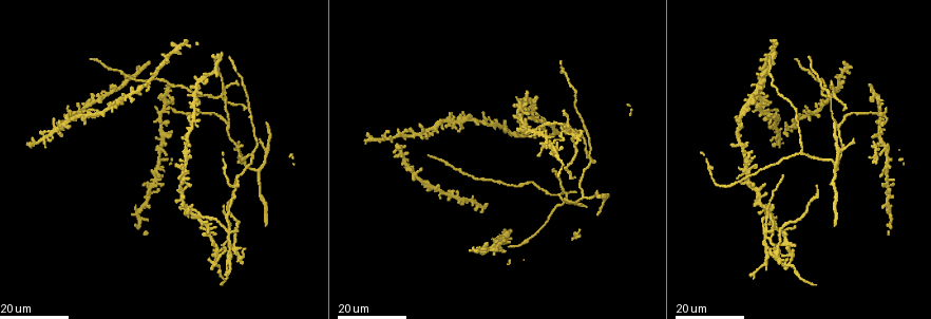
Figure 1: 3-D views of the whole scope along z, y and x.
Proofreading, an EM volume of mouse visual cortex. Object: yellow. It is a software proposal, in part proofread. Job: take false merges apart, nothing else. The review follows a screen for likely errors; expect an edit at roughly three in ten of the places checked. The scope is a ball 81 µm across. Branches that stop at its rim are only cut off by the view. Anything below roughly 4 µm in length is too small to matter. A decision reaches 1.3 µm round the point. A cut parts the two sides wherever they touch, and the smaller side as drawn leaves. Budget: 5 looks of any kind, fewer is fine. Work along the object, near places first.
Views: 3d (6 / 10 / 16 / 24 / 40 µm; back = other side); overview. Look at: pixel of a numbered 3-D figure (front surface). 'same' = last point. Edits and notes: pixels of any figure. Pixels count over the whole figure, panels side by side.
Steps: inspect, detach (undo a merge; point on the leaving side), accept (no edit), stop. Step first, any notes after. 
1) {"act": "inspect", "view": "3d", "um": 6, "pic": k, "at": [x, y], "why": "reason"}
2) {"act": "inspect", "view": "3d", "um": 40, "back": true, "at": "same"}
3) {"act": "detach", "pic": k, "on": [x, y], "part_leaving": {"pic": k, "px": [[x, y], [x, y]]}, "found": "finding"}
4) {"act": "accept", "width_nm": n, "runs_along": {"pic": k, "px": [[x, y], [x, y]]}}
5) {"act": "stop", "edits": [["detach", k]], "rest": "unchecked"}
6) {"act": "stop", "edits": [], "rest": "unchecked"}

{"act": "inspect", "view": "3d", "um": 24, "pic": 1, "at": [800, 154], "why": "arms part here"}

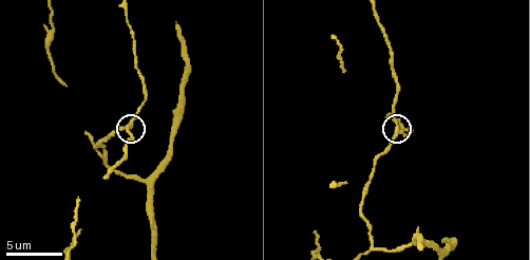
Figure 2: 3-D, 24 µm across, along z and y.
{"act": "inspect", "view": "3d", "um": 6, "pic": 2, "at": [395, 129]}

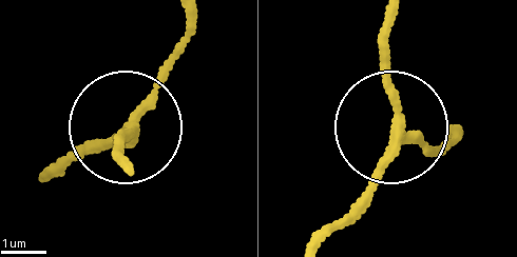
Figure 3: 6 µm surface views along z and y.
{"act": "accept", "arms": 3, "runs_along": {"pic": 3, "px": [[452, 129], [428, 151], [398, 129], [383, 19]]}, "found": "one neuron here"}

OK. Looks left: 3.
{"act": "inspect", "view": "3d", "um": 6, "pic": 2, "at": [107, 165], "why": "a fork"}

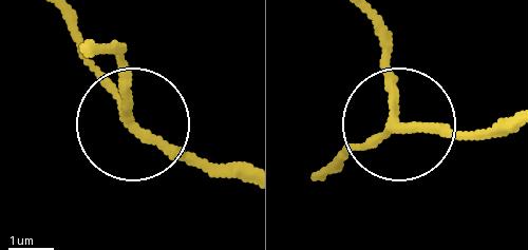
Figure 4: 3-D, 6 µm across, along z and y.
{"act": "inspect", "view": "3d", "um": 6, "back": true, "pic": 4, "at": [398, 127], "why": "from behind"}

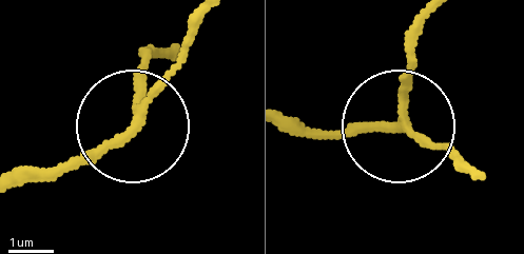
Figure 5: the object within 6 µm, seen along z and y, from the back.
{"act": "accept", "arms": 3, "found": "continuous, no second neuron"}

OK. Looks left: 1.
{"act": "inspect", "view": "3d", "um": 6, "pic": 2, "at": [155, 177], "why": "three-way junction"}

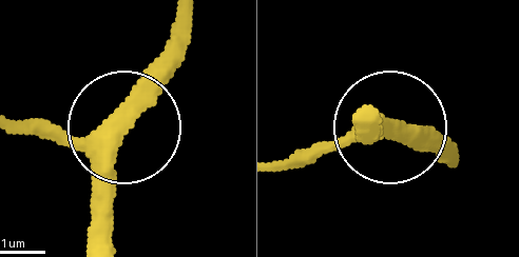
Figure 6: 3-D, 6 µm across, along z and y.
{"act": "accept", "runs_along": {"pic": 6, "px": [[276, 170], [390, 124], [379, 124]]}, "found": "one neuron here"}

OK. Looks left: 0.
{"act": "stop", "edits": [], "rest": "unchecked"}

